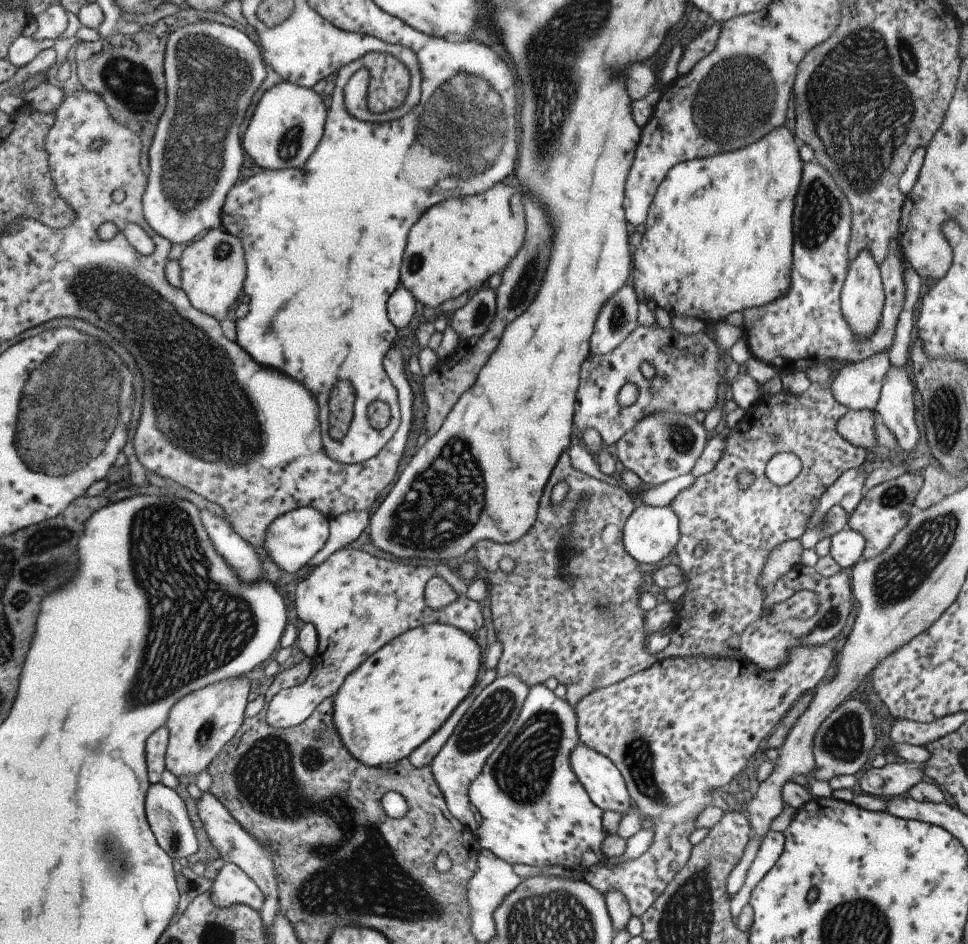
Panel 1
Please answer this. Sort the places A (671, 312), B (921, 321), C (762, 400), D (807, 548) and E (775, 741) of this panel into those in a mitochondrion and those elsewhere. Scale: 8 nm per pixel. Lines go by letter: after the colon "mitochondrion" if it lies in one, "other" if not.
A: other
B: other
C: other
D: other
E: other

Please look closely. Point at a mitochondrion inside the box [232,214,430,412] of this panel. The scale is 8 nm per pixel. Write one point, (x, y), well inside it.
(415, 262)

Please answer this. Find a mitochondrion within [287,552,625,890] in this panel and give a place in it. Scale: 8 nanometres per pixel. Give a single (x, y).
(524, 767)

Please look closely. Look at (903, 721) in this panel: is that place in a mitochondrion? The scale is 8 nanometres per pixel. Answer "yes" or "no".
no

